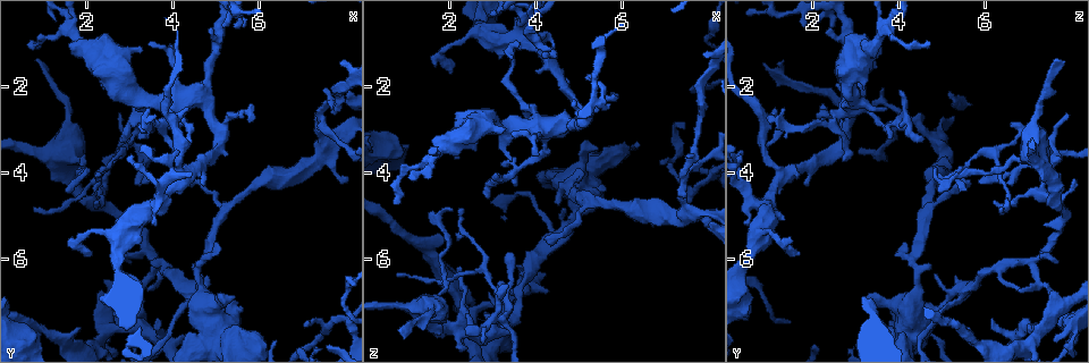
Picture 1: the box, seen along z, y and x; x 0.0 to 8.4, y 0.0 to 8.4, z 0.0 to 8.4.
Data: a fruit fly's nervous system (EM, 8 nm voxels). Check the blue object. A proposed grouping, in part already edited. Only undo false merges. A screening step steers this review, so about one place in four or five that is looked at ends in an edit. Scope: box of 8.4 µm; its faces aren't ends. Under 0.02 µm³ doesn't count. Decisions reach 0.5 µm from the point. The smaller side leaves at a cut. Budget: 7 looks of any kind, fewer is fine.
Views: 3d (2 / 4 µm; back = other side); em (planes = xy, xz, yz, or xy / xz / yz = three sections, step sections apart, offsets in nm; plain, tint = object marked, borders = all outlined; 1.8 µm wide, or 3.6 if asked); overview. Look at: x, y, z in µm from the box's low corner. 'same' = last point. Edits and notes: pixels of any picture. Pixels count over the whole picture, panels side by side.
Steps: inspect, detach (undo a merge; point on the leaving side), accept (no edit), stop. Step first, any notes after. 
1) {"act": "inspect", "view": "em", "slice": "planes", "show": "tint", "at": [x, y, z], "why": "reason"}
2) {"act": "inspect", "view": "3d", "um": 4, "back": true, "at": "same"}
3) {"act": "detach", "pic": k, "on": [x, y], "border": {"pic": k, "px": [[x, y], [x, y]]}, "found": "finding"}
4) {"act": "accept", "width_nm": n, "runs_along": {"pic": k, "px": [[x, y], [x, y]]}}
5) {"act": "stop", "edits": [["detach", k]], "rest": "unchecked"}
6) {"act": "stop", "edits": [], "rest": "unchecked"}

{"act": "inspect", "view": "em", "slice": "yz", "step": 16, "show": "tint", "at": [4.90, 7.20, 4.20], "why": "calibre changes"}

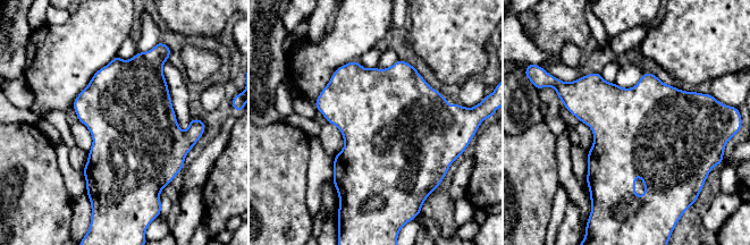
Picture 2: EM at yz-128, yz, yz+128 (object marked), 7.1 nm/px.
{"act": "inspect", "view": "em", "slice": "planes", "show": "tint", "at": "same"}

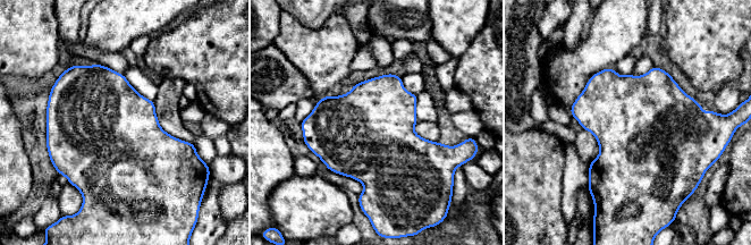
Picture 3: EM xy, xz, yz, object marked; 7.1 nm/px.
{"act": "accept", "width_nm": 650, "found": "all the same neuron"}

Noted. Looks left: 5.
{"act": "inspect", "view": "em", "slice": "yz", "step": 16, "show": "tint", "at": [2.30, 4.70, 7.60], "why": "branch point"}

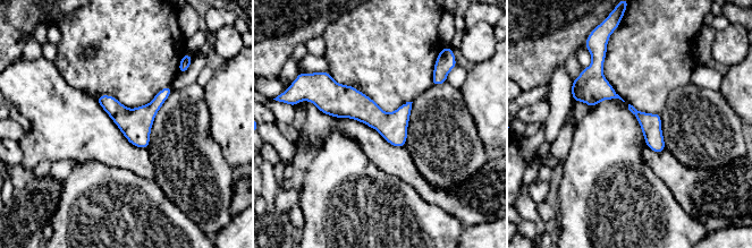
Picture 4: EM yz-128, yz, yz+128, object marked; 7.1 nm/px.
{"act": "accept", "runs_along": {"pic": 4, "px": [[317, 99], [353, 103], [403, 142]]}, "found": "all the same neuron"}

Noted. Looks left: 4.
{"act": "inspect", "view": "em", "slice": "planes", "show": "tint", "at": [3.30, 2.70, 4.10], "why": "abrupt turn"}

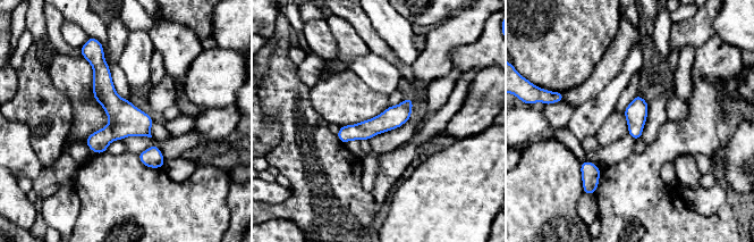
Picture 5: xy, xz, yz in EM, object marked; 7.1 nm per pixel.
{"act": "accept", "runs_along": {"pic": 5, "px": [[101, 57], [113, 127], [96, 150]]}, "found": "all the same neuron"}

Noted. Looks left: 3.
{"act": "stop", "edits": [], "rest": "unchecked"}

